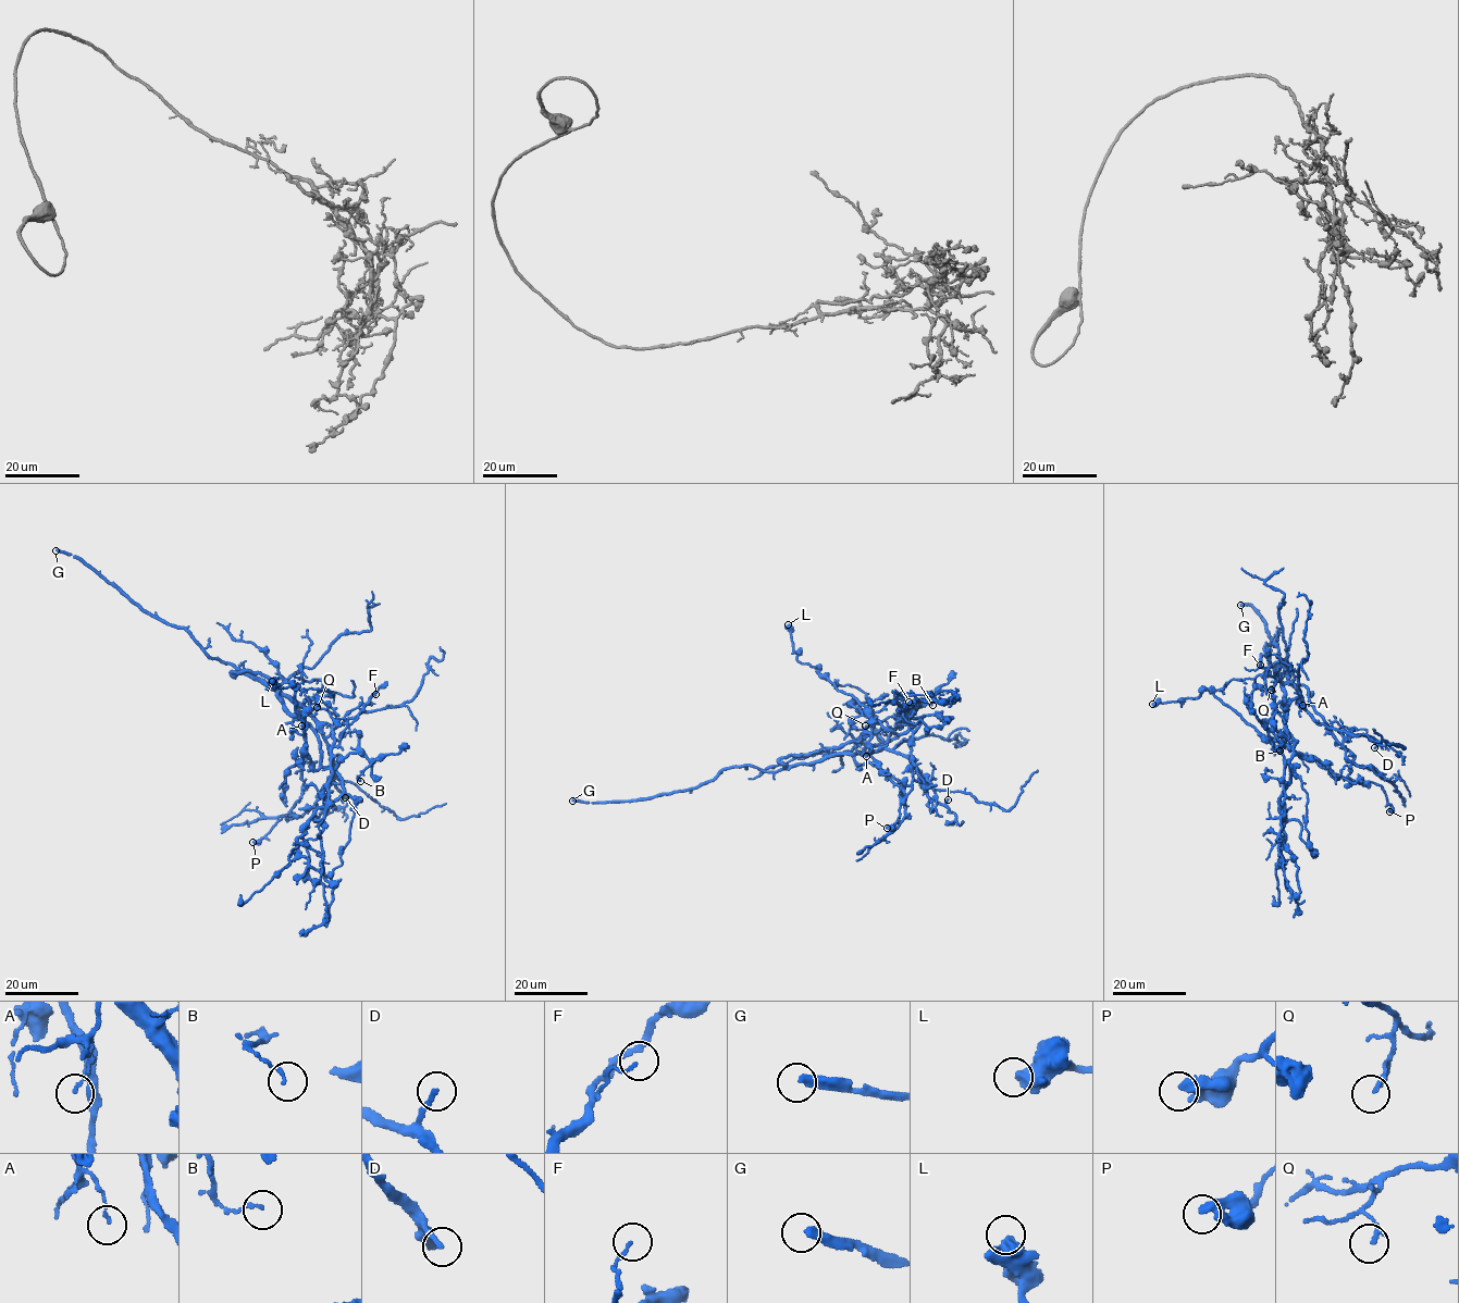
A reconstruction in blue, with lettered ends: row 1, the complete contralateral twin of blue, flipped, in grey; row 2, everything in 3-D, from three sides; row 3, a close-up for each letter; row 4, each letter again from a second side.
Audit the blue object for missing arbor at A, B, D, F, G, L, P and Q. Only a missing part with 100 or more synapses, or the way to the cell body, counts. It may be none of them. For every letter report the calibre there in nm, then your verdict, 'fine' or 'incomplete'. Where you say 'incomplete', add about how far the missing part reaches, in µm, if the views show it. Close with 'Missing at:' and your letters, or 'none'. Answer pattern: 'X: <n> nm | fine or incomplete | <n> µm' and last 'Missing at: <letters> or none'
A: 100 nm | fine
B: 120 nm | fine
D: 190 nm | fine
F: 110 nm | fine
G: 360 nm | incomplete | 180 µm
L: 480 nm | fine
P: 400 nm | fine
Q: 150 nm | fine
Missing at: G

